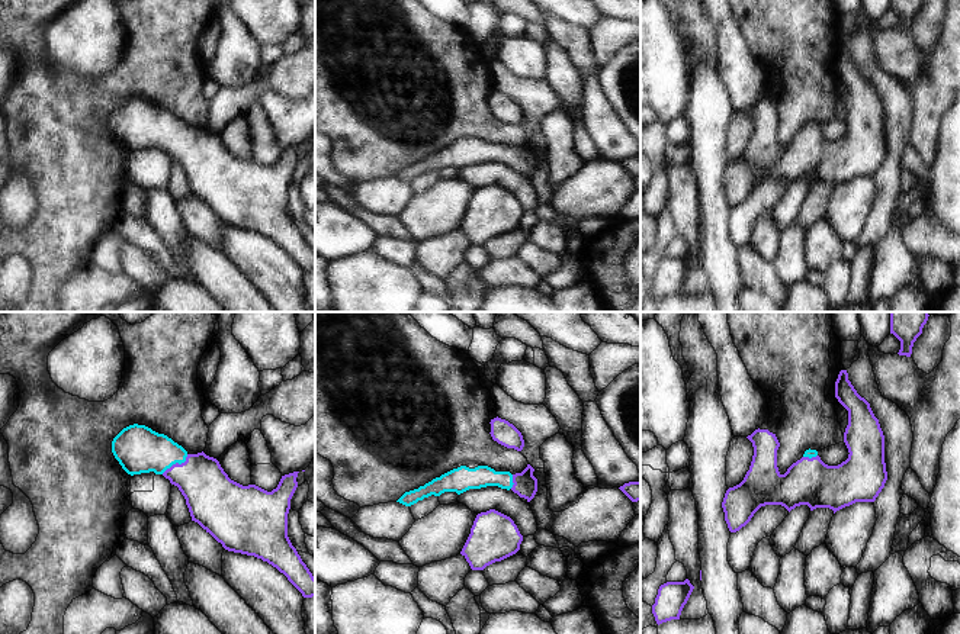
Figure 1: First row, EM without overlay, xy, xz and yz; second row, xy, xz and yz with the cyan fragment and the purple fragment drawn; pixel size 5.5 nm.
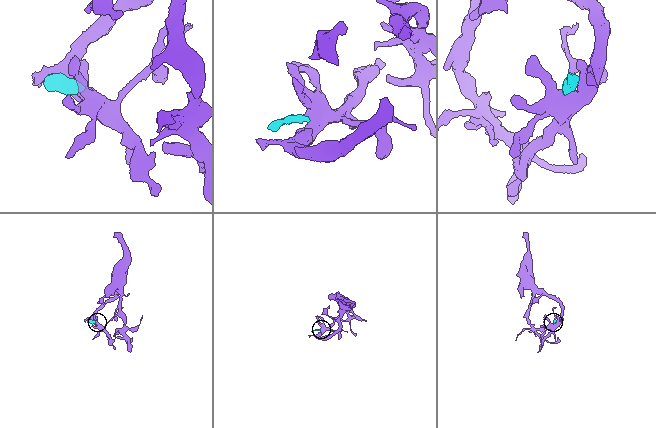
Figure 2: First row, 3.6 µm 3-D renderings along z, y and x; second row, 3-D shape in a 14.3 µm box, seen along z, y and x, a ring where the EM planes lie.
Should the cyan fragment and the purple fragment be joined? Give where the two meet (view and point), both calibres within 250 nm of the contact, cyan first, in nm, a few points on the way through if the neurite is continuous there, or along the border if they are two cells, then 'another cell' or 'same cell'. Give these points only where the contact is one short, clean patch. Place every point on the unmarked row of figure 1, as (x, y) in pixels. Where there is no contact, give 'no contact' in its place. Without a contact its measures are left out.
xy (176, 137) | 260/280 nm | across xy (138, 124), (156, 126), (176, 137), (208, 166) | same cell

